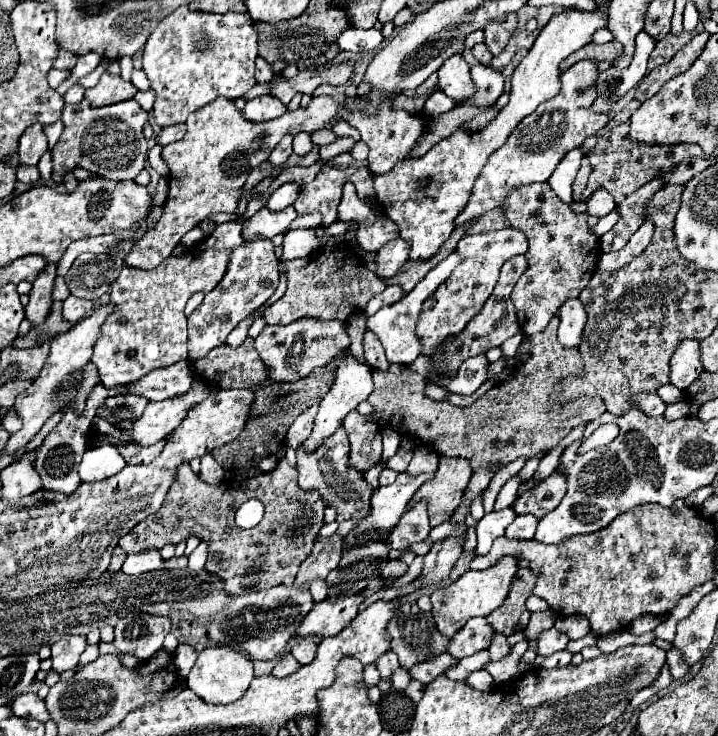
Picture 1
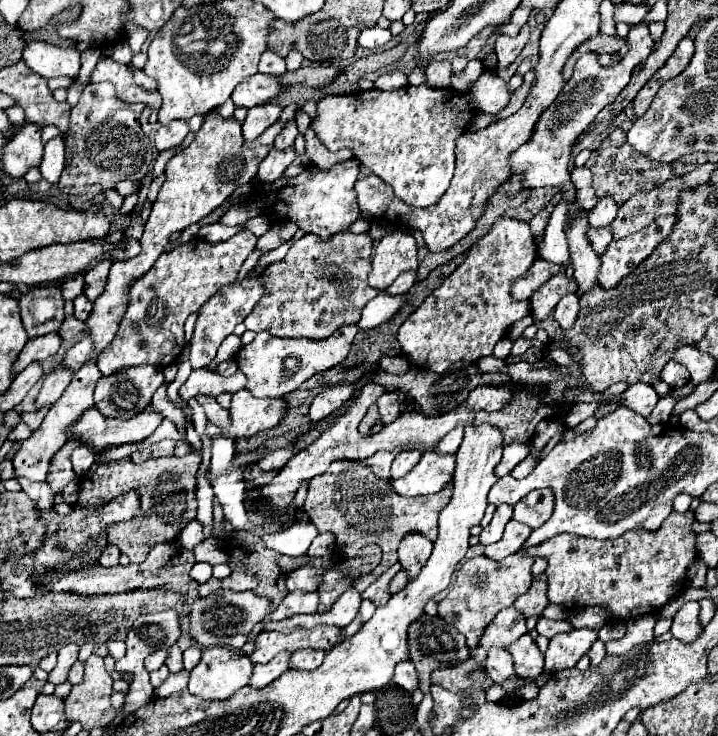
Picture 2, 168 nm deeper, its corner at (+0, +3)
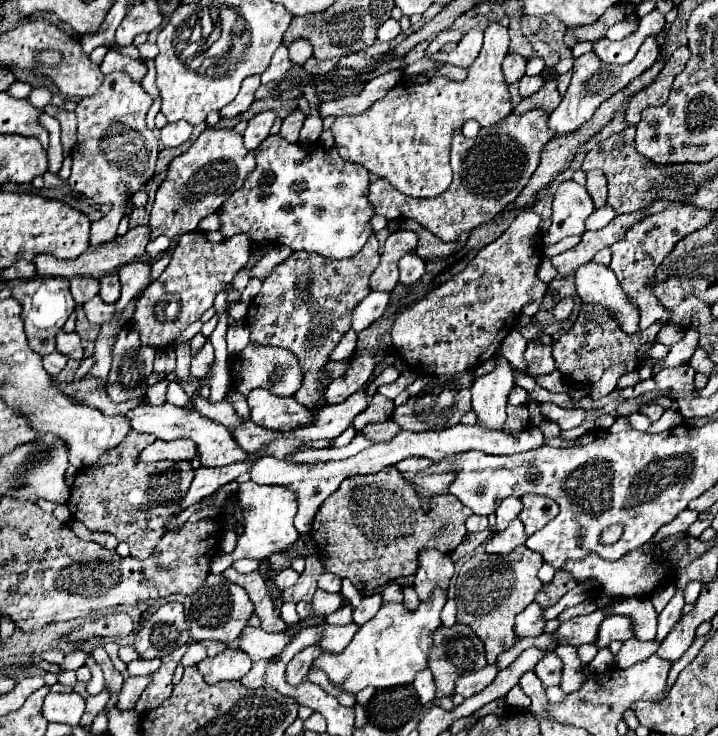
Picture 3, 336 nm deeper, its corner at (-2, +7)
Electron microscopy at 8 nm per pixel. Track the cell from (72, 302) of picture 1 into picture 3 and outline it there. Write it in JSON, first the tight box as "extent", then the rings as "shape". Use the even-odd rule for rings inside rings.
{"extent":[83,296,115,324],"shape":[[[99,296],[91,298],[91,302],[85,302],[83,304],[83,310],[87,314],[87,320],[91,324],[105,324],[113,318],[115,314],[115,306],[113,304],[105,304]]]}

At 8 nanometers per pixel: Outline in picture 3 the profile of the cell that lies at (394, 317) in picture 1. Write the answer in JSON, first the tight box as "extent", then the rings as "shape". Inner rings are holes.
{"extent":[351,292,389,332],"shape":[[[369,292],[353,310],[351,314],[351,328],[355,332],[361,332],[365,328],[369,328],[385,310],[389,302],[389,294],[383,292]]]}

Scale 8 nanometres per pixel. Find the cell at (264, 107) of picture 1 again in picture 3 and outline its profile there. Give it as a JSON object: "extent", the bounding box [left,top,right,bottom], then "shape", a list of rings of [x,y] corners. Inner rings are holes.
{"extent":[243,112,275,150],"shape":[[[261,112],[257,116],[253,116],[249,120],[249,126],[243,134],[243,140],[245,140],[245,148],[247,150],[255,150],[267,136],[269,136],[269,130],[275,122],[275,112]]]}

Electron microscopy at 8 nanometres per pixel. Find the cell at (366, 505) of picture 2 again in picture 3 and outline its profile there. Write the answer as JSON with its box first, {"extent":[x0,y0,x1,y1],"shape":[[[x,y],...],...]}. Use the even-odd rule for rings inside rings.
{"extent":[311,468,471,592],"shape":[[[385,468],[371,476],[355,476],[341,482],[337,492],[315,514],[311,538],[327,572],[349,578],[359,592],[379,592],[395,578],[415,574],[423,548],[451,554],[465,538],[465,520],[471,514],[471,508],[453,494],[435,498],[435,506],[423,512],[415,490],[403,482],[399,470]]]}

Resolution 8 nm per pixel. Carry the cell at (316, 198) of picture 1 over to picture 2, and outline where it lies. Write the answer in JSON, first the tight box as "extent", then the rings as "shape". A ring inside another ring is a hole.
{"extent":[251,158,359,238],"shape":[[[355,158],[335,164],[329,170],[321,170],[317,166],[307,166],[295,178],[279,178],[273,184],[259,184],[255,178],[251,184],[255,188],[255,196],[263,196],[267,200],[267,214],[277,216],[281,220],[293,220],[301,230],[313,232],[319,238],[331,238],[331,234],[345,232],[351,222],[359,218],[359,206],[353,194],[353,184],[357,182],[359,162]]]}

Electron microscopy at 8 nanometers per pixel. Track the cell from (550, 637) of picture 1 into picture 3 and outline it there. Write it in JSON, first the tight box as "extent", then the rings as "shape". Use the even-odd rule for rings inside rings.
{"extent":[597,616,635,648],"shape":[[[609,616],[603,624],[601,624],[601,630],[599,630],[599,638],[597,638],[597,646],[599,648],[605,648],[609,646],[609,642],[613,640],[619,640],[619,642],[625,642],[629,638],[633,638],[635,632],[633,632],[633,620],[627,618],[627,616]]]}

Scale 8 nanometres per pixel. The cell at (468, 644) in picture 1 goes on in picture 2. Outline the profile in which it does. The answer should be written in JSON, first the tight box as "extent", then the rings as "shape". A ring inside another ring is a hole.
{"extent":[479,608,525,650],"shape":[[[505,608],[501,610],[493,622],[483,630],[481,638],[479,638],[479,646],[489,650],[493,646],[509,646],[513,644],[521,634],[525,634],[525,618],[521,618],[521,614],[517,614],[517,610]]]}

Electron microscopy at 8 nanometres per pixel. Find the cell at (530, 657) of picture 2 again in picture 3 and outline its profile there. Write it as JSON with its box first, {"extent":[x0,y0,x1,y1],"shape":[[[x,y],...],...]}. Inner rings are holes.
{"extent":[535,652,563,688],"shape":[[[555,652],[545,654],[543,660],[535,666],[535,672],[537,672],[537,676],[539,676],[539,680],[543,682],[545,688],[561,684],[561,670],[563,670],[561,658]]]}

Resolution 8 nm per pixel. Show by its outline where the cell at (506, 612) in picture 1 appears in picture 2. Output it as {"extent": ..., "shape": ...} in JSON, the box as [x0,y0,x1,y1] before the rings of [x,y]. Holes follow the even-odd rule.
{"extent":[513,574,549,618],"shape":[[[545,574],[533,576],[531,588],[513,602],[513,608],[519,610],[525,618],[529,618],[529,616],[541,616],[543,608],[549,604],[549,600],[545,598],[545,586],[547,586]]]}

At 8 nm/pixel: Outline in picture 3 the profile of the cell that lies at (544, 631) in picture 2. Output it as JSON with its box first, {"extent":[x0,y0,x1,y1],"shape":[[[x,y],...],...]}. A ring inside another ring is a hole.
{"extent":[557,610,609,646],"shape":[[[595,610],[593,614],[577,616],[563,622],[557,630],[557,636],[561,638],[559,644],[573,644],[573,646],[591,644],[591,638],[597,638],[599,626],[607,616],[609,614],[605,614],[605,610]]]}

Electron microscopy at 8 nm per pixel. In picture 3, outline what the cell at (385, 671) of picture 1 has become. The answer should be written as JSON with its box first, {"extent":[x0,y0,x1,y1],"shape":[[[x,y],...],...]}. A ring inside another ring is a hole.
{"extent":[413,670,435,704],"shape":[[[423,670],[415,682],[413,682],[413,688],[417,690],[419,698],[421,698],[421,704],[427,704],[435,698],[435,682],[433,682],[433,674],[431,670]]]}

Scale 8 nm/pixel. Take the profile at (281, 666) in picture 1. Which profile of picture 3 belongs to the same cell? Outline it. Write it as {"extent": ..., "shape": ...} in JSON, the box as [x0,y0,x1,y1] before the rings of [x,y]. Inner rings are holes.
{"extent":[239,660,267,688],"shape":[[[261,660],[261,662],[255,662],[251,672],[245,674],[239,682],[245,686],[245,688],[259,688],[263,686],[263,676],[265,676],[265,668],[267,668],[267,660]]]}

